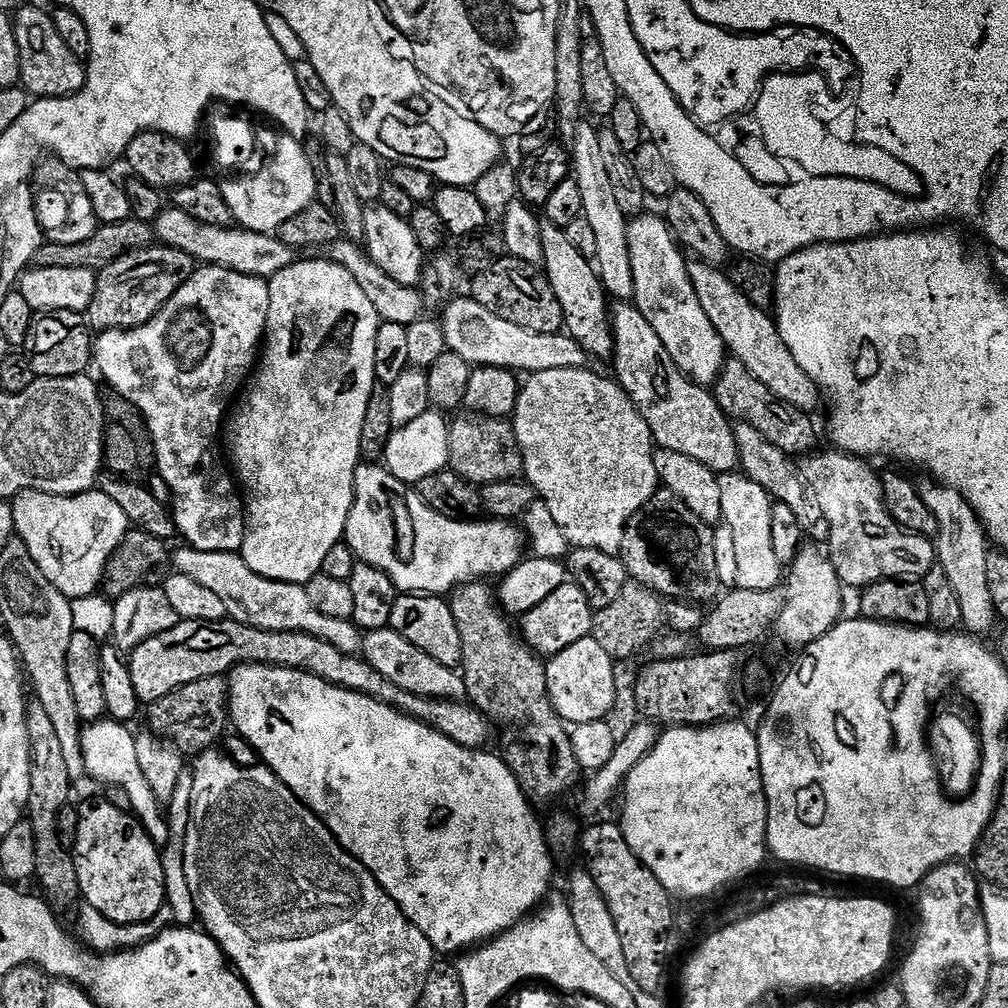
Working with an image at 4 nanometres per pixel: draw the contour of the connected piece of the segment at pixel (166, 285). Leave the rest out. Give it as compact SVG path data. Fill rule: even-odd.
M149 246L128 252L122 258L110 262L110 266L100 269L96 273L96 285L94 286L94 298L90 298L90 306L86 313L89 329L93 333L109 332L110 330L122 330L123 328L137 328L154 318L158 310L170 299L173 294L192 277L198 267L197 261L190 258L177 248L163 246Z

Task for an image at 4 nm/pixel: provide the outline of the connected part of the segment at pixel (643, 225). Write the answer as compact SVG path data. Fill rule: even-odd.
M648 215L634 216L628 221L630 270L634 276L632 300L642 318L654 326L654 334L662 338L666 354L670 354L680 373L694 384L715 385L726 359L724 342L698 302L687 273L688 260L665 217Z

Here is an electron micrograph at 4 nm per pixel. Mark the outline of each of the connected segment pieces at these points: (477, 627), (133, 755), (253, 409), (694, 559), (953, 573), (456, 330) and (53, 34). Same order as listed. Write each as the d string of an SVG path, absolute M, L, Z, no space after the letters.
M484 582L462 584L451 593L448 600L448 605L454 616L454 626L458 628L458 638L462 638L462 675L464 677L464 685L466 686L466 700L472 707L477 708L493 725L499 726L501 724L504 727L504 752L502 751L504 765L512 771L518 786L522 789L525 796L528 797L529 801L535 802L537 805L539 805L538 803L544 804L547 800L556 800L563 792L570 791L575 786L576 779L582 776L582 770L578 766L578 760L574 758L569 725L565 724L564 719L554 710L554 706L548 697L546 674L544 673L545 661L524 643L523 639L514 631L513 625L512 628L508 625L509 617L498 607L497 597L494 595L493 589L488 589L486 585L487 583Z
M111 718L89 723L80 734L84 771L89 777L92 775L100 784L117 784L124 791L125 798L128 799L127 807L143 824L144 829L148 832L148 837L158 846L163 846L168 840L166 808L157 799L154 790L150 790L150 784L146 782L146 776L142 774L142 765L138 763L136 736L128 728L131 727Z
M297 259L295 264L278 270L268 280L270 290L270 310L268 311L268 326L264 330L262 351L258 356L258 363L239 397L240 409L236 412L236 421L225 423L223 435L232 436L232 456L236 459L235 475L238 477L239 487L242 489L242 503L244 506L244 537L239 555L250 566L250 570L259 576L271 580L281 580L287 584L307 584L311 576L317 575L326 562L326 554L334 550L334 546L344 539L344 526L354 502L356 493L356 470L362 463L360 443L362 442L362 421L366 419L366 406L370 406L370 394L378 386L374 374L374 341L378 338L381 318L374 310L374 305L362 292L362 287L343 266L332 260Z
M657 494L628 520L622 534L622 546L618 553L624 568L635 583L649 588L661 598L687 600L693 604L708 606L721 595L722 585L718 578L718 566L714 562L714 532L702 523L680 499L671 494Z
M940 521L934 541L936 559L939 568L946 570L946 578L950 578L950 586L954 589L954 595L958 597L962 610L963 631L973 632L970 633L973 637L984 638L998 619L994 601L990 598L989 579L986 578L986 560L990 551L990 541L988 533L983 530L983 525L979 521L969 521Z
M471 296L455 298L450 300L453 301L440 317L445 347L461 355L472 367L494 365L518 374L531 374L542 370L585 368L589 365L588 352L582 350L582 346L578 346L567 333L534 334L491 313Z
M25 6L14 13L12 20L12 36L16 40L16 56L20 59L20 78L29 97L49 100L73 96L84 89L86 64L83 59L70 54L66 42L58 38L58 30L54 30L51 15L40 8Z

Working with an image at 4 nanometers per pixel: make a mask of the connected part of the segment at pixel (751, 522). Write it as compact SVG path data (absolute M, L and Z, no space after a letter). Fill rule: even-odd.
M739 471L726 472L720 476L722 486L723 523L734 534L734 555L738 561L738 576L735 587L746 590L770 590L782 580L782 565L774 554L770 535L770 514L773 499L758 482Z

